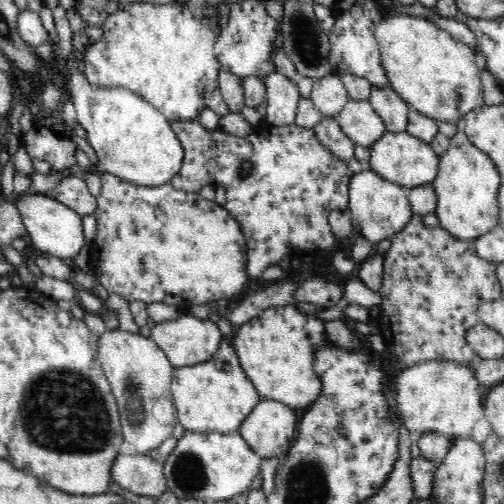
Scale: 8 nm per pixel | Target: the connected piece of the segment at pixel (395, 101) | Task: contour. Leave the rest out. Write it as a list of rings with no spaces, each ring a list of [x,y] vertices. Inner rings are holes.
[[[391,85],[371,88],[369,101],[389,132],[407,132],[409,105]]]

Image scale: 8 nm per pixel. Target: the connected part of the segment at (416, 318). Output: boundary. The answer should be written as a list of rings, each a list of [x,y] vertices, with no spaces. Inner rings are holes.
[[[413,214],[404,230],[389,238],[392,246],[384,254],[383,283],[378,328],[389,352],[398,358],[400,368],[410,368],[426,360],[451,360],[456,364],[475,365],[477,356],[466,341],[466,331],[480,323],[478,308],[482,303],[502,298],[496,276],[497,263],[476,254],[474,240],[457,240],[444,228],[426,227],[423,217]]]

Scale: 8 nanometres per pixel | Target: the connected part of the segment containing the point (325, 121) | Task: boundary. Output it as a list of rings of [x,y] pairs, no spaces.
[[[324,117],[321,122],[314,126],[313,132],[318,141],[324,145],[332,154],[342,159],[344,163],[349,163],[354,157],[354,143],[341,130],[335,118]]]

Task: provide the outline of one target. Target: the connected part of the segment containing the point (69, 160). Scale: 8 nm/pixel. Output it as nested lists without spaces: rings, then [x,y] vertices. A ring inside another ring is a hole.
[[[33,127],[29,132],[22,134],[21,138],[22,145],[26,147],[26,151],[28,151],[30,159],[34,160],[34,158],[36,158],[38,160],[48,162],[52,166],[51,172],[56,173],[66,171],[67,169],[70,169],[71,166],[77,164],[76,143],[74,143],[70,137],[54,133],[50,127]]]

